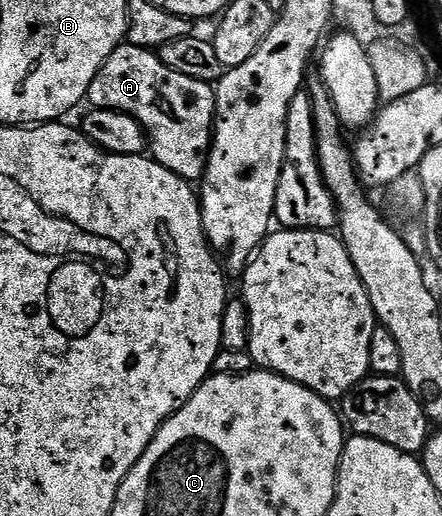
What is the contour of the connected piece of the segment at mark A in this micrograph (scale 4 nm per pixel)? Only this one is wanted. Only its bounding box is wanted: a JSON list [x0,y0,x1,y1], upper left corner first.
[86,42,215,181]

